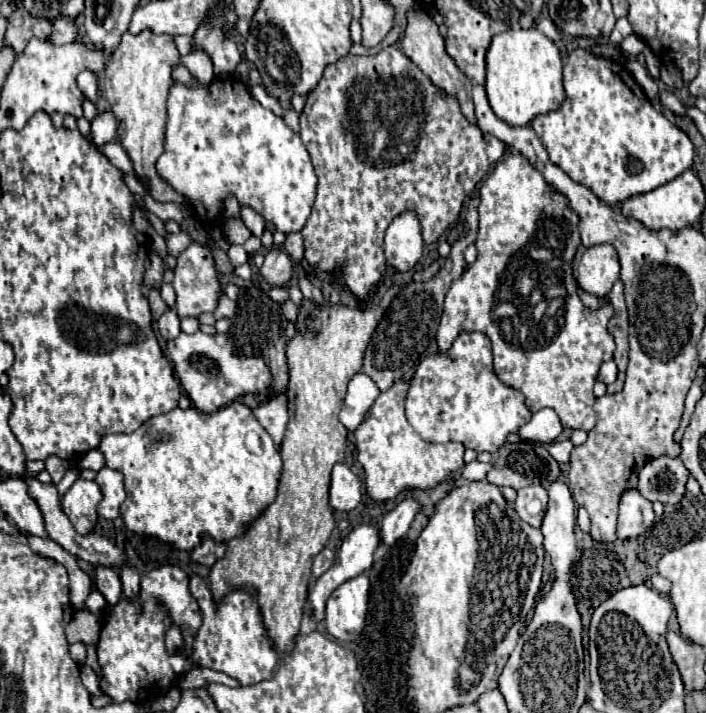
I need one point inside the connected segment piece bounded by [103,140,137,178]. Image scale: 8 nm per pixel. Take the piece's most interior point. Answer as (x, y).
(114, 151)

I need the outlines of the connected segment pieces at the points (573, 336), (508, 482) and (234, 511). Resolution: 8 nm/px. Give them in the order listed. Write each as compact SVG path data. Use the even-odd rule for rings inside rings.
M511 154L497 162L489 178L483 182L479 204L479 232L477 232L477 260L467 266L463 276L455 280L447 292L443 304L443 316L437 330L437 348L447 352L451 342L463 332L481 332L489 336L493 348L493 372L497 378L525 394L525 406L531 412L541 408L553 408L563 428L581 428L589 432L595 426L595 396L593 384L597 380L599 366L611 360L615 342L607 330L613 316L613 306L607 298L601 298L597 310L587 308L575 288L571 262L575 258L579 238L579 216L569 208L563 194L549 188L539 170L535 170L523 154ZM545 300L545 312L539 322L533 320L533 308Z
M507 442L499 448L499 456L493 462L487 482L495 486L511 486L515 490L539 484L549 486L559 478L559 464L549 456L547 448L537 442Z
M231 402L231 404L227 404L227 406L223 406L223 408L219 408L217 412L211 412L211 414L205 414L205 412L201 412L201 410L193 408L193 406L187 408L187 410L175 408L175 410L167 412L167 414L161 414L161 416L155 416L155 418L147 420L141 428L137 428L131 434L105 434L101 438L99 450L103 452L103 456L107 460L107 468L119 470L125 476L127 500L121 504L121 516L125 520L125 526L129 530L133 530L135 534L155 536L155 538L159 538L163 542L171 542L173 546L177 546L181 550L193 550L201 542L201 536L199 536L201 532L209 532L219 542L227 542L227 540L239 536L243 532L243 526L249 524L253 518L257 518L261 514L261 510L273 502L275 490L277 490L277 480L279 480L279 474L281 474L281 456L279 456L273 440L269 438L265 428L257 422L257 418L253 416L253 410L247 408L241 402Z

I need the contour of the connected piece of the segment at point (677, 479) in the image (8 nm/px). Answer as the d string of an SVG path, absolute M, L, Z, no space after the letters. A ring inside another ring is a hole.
M659 456L659 458L653 458L651 464L647 462L641 472L639 472L639 484L637 484L637 490L651 502L659 500L663 504L677 504L681 498L683 498L683 492L685 492L685 482L687 482L687 468L683 464L683 460L677 456L677 458L671 458L671 456Z

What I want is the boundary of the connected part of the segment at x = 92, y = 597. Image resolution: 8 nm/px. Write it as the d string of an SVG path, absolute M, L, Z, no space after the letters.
M93 590L93 592L89 594L89 598L87 598L85 608L87 608L89 612L93 612L93 614L101 614L101 612L107 608L107 600L103 598L103 594L99 594L99 590Z

